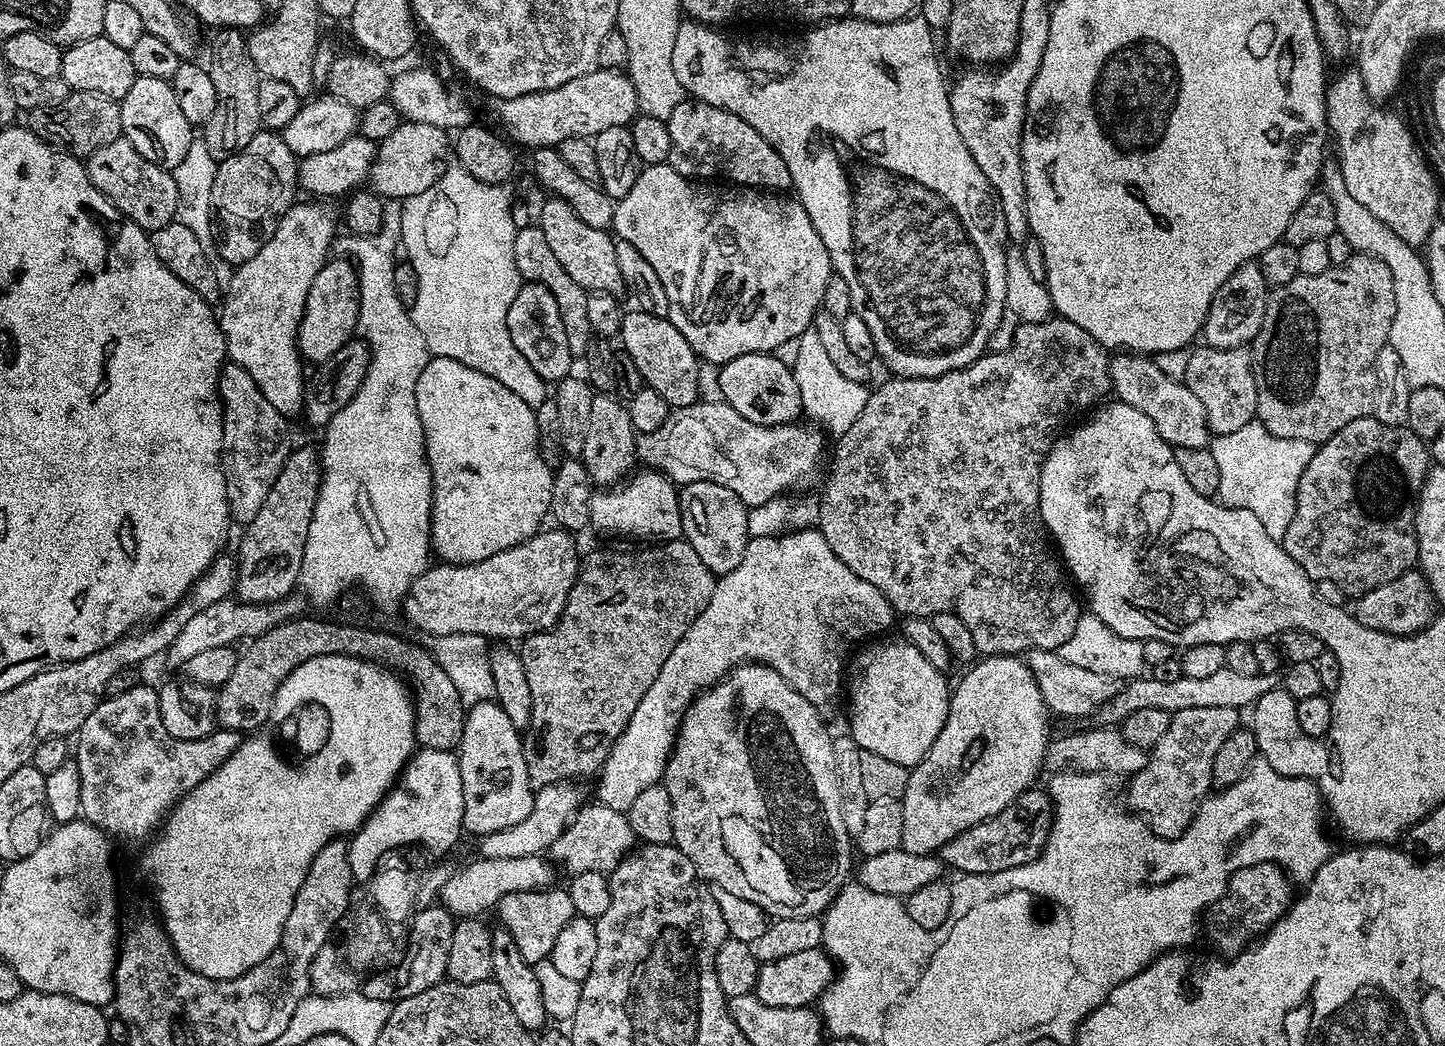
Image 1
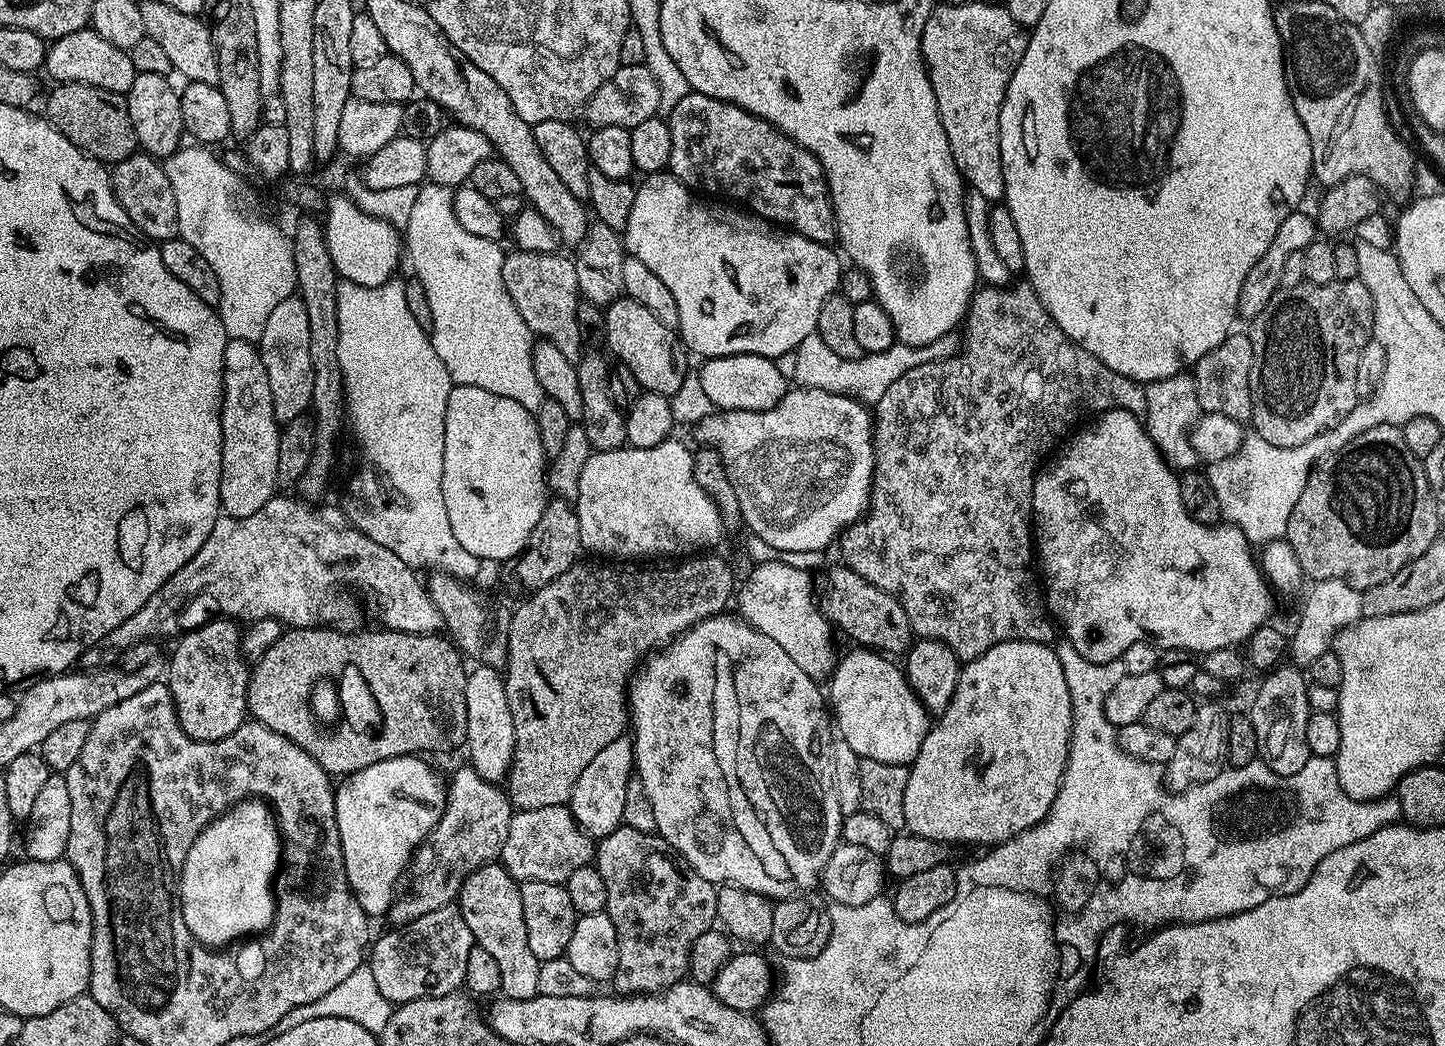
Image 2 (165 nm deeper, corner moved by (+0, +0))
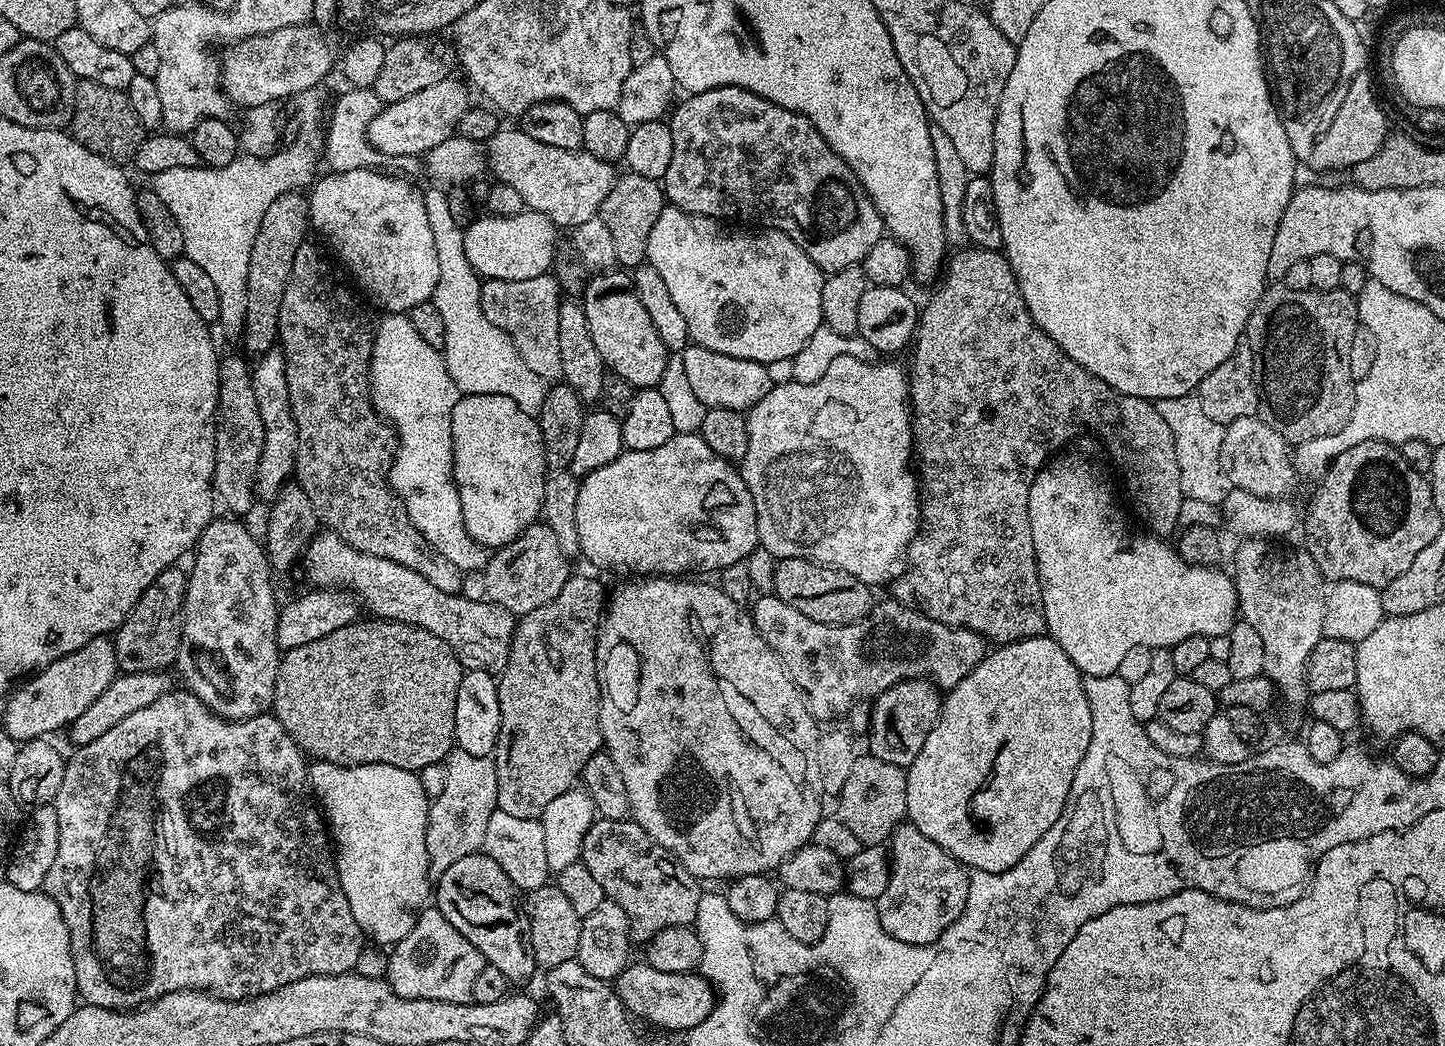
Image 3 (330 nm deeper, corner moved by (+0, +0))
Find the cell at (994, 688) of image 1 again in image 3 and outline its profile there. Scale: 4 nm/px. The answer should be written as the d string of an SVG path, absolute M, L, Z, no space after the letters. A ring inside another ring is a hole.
M1041 634L1034 638L1019 640L1013 644L1001 644L993 647L984 655L982 662L958 682L958 686L947 689L940 705L940 718L937 720L934 730L926 738L926 746L918 750L918 758L907 768L906 778L906 806L908 807L907 819L930 842L938 842L942 850L946 850L949 856L960 861L961 864L977 872L1005 872L1010 870L1021 858L1058 822L1062 810L1068 801L1068 795L1074 782L1074 774L1078 770L1078 762L1086 754L1086 746L1090 746L1090 702L1086 702L1086 690L1084 689L1084 676L1070 662L1066 650L1058 646L1058 642L1047 634Z

